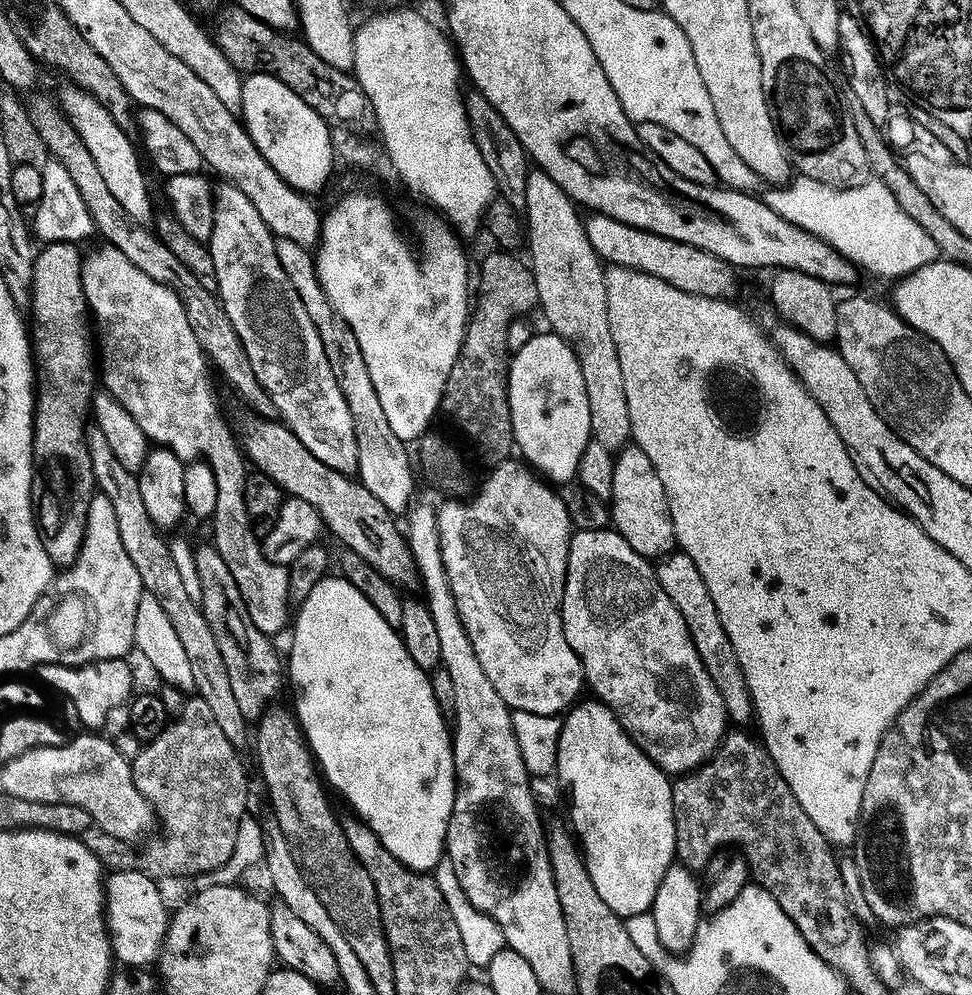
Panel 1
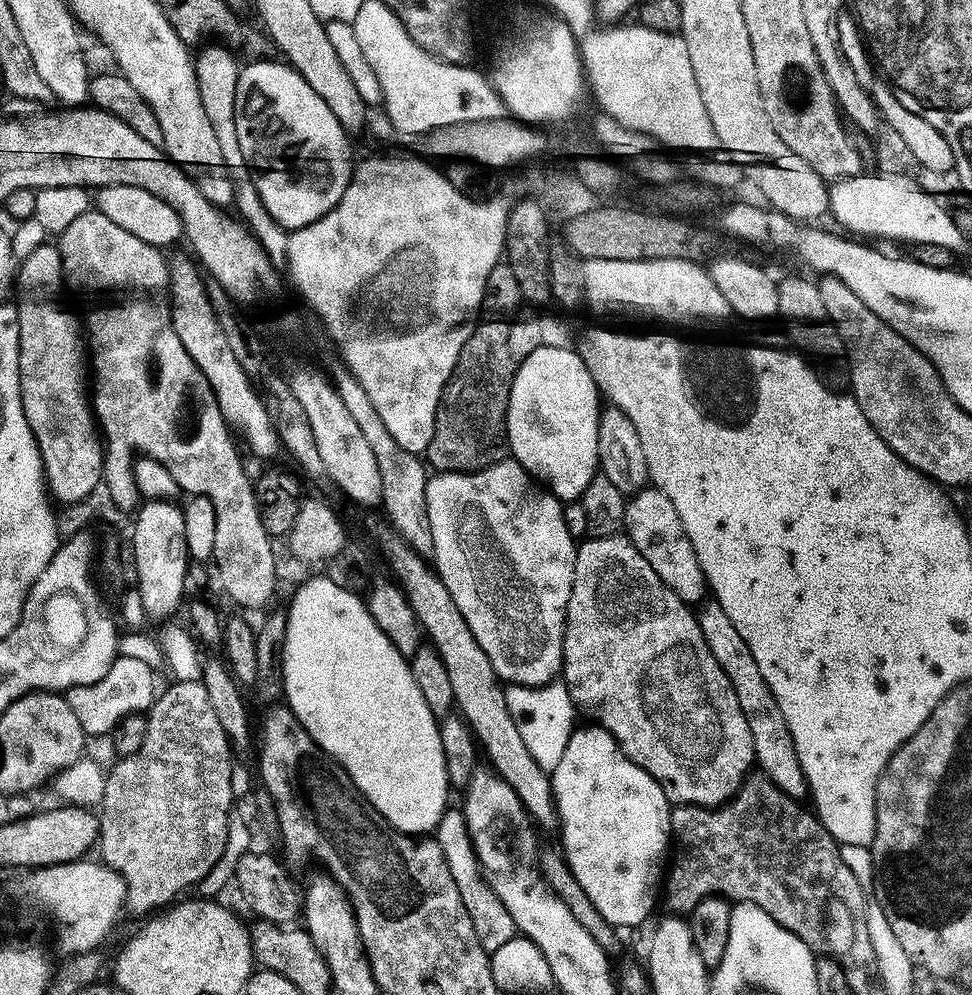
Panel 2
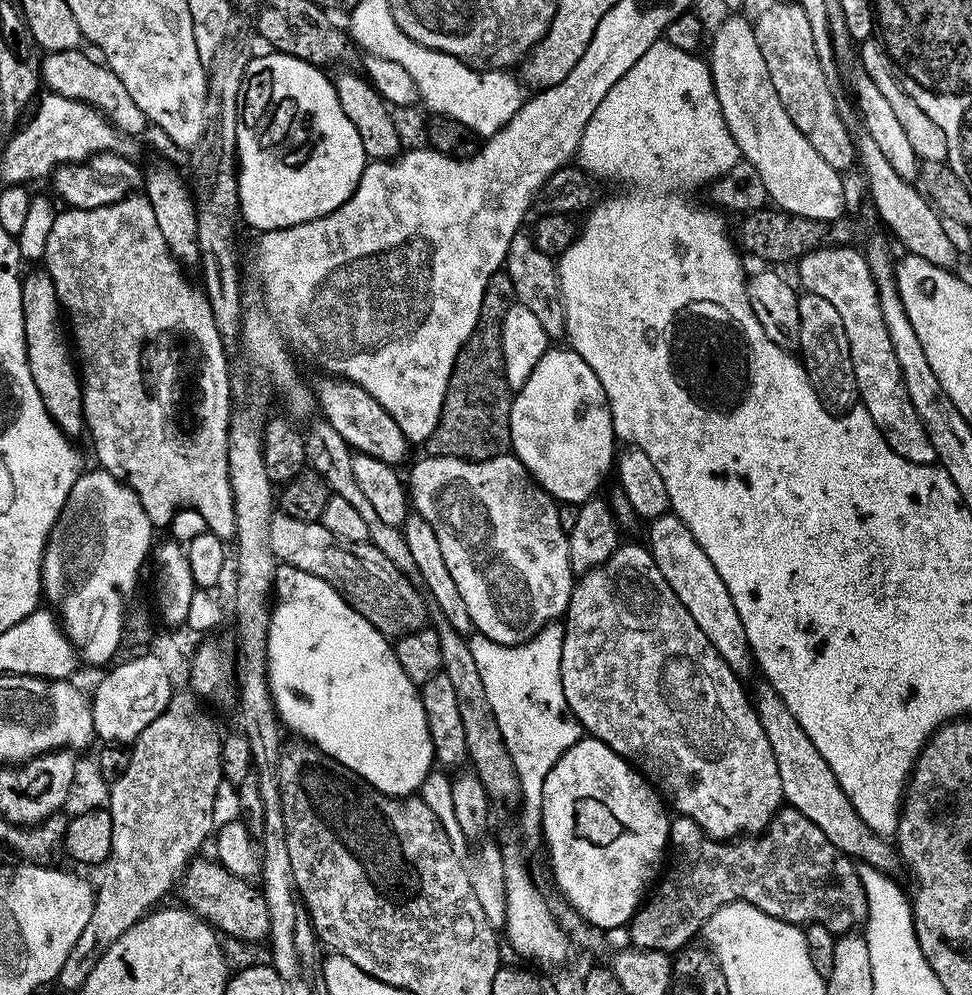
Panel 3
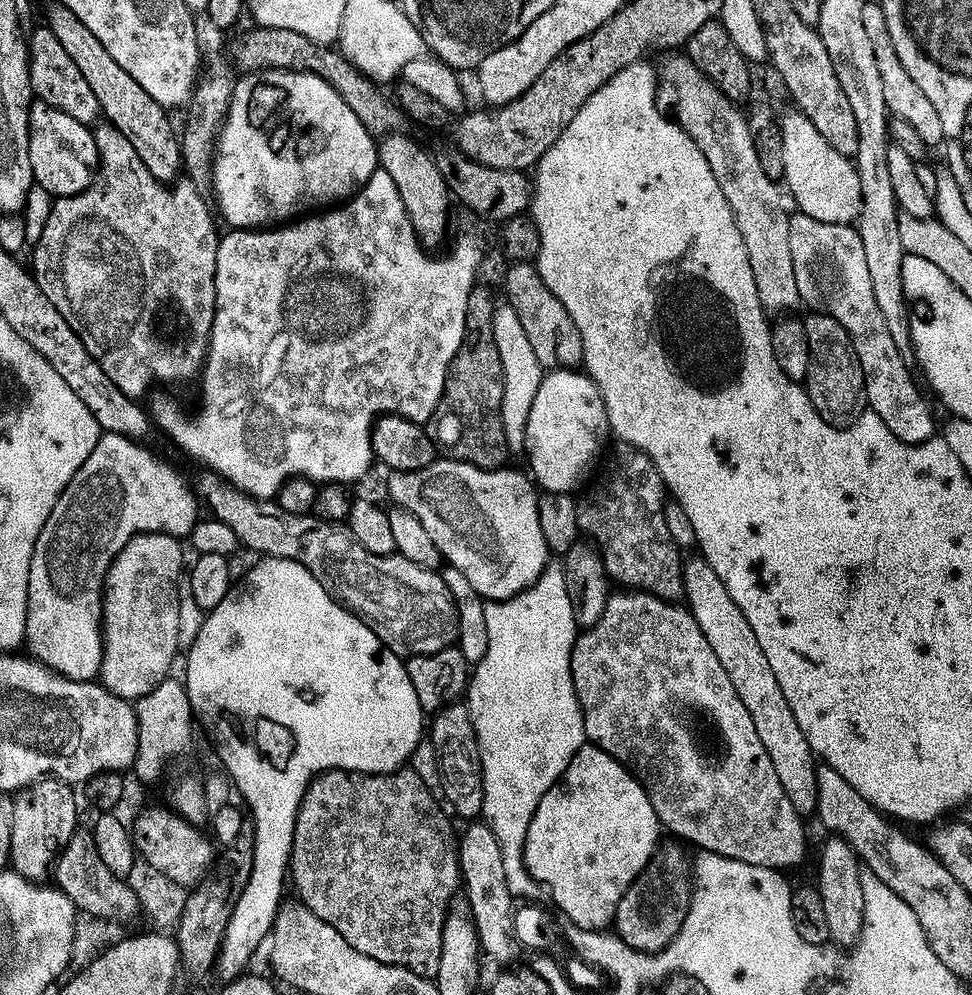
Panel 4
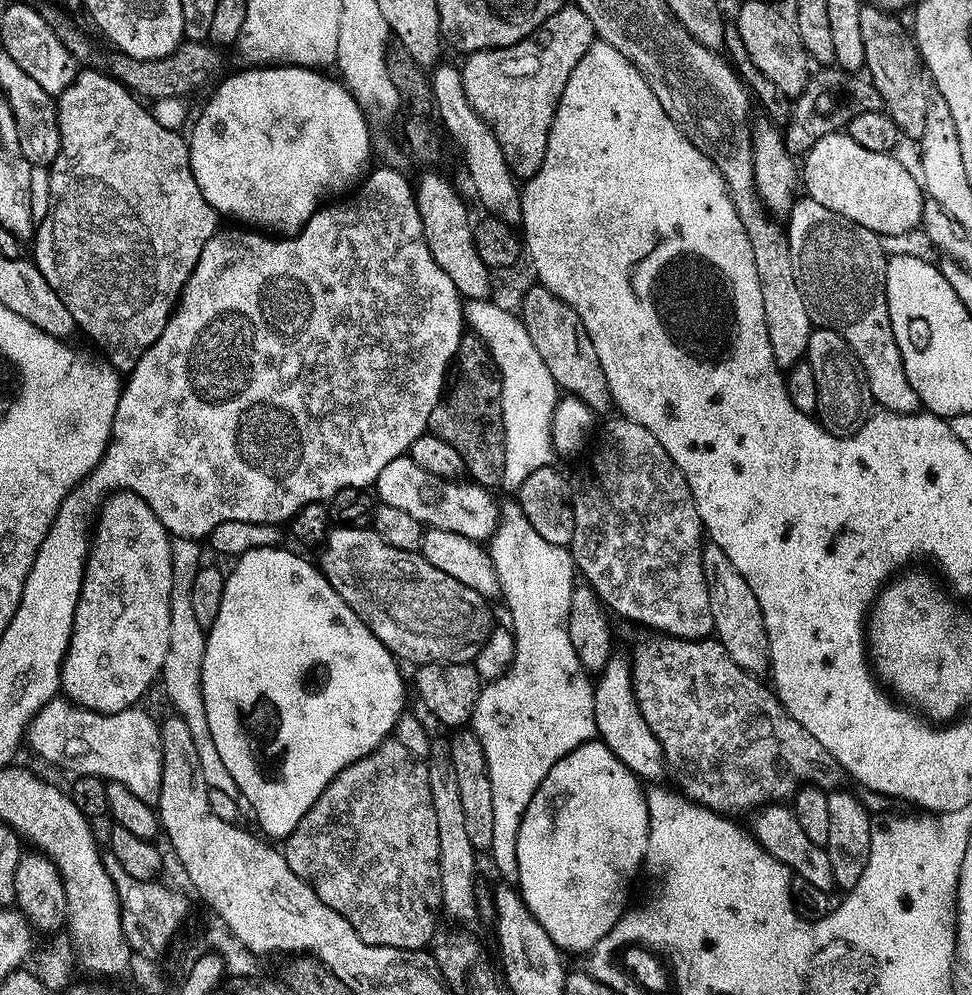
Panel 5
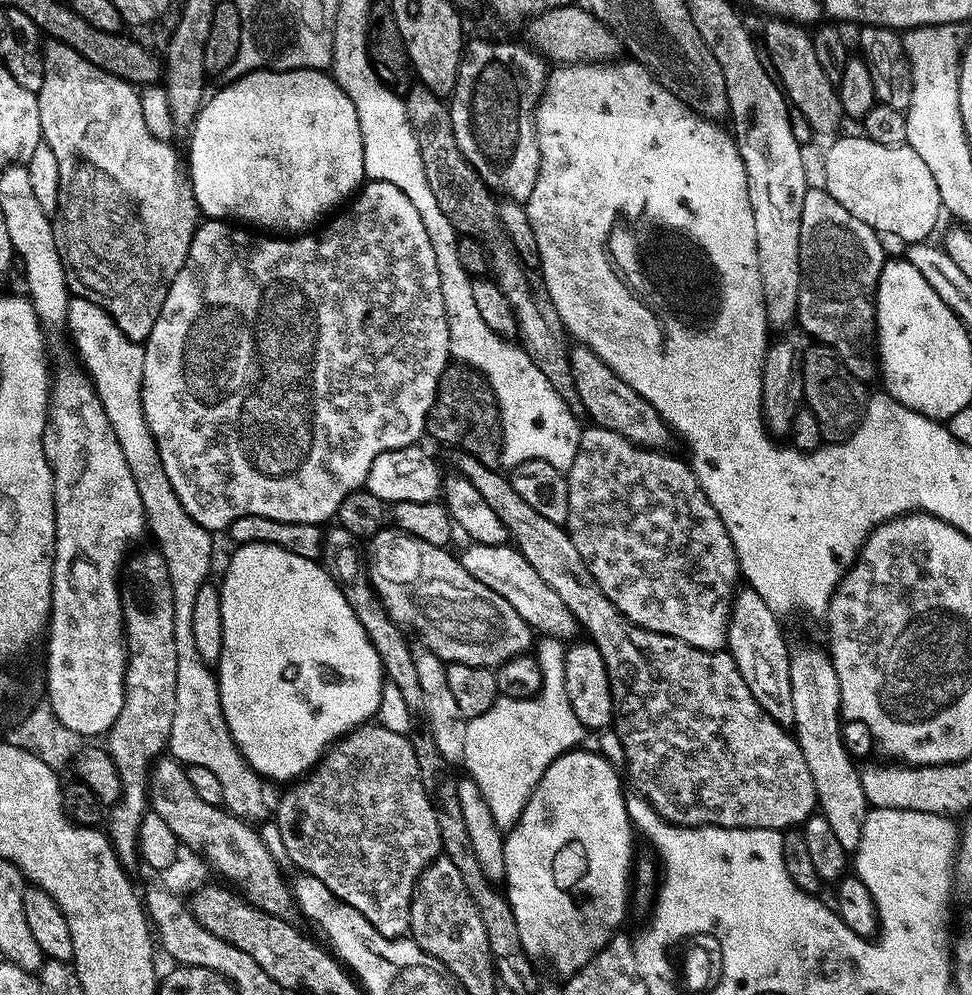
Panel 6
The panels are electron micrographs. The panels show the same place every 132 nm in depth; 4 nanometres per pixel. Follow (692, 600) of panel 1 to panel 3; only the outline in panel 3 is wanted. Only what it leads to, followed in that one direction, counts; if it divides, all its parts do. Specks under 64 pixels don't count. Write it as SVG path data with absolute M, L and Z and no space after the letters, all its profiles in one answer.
M760 682L754 692L754 707L762 722L762 730L766 730L766 738L770 740L770 750L774 752L774 762L778 764L778 778L782 780L782 794L787 807L798 810L838 846L844 855L852 857L853 861L863 862L874 867L881 873L891 873L891 868L898 864L898 853L885 837L870 831L858 818L854 806L840 786L835 774L822 754L806 738L806 730L786 710L786 702L782 702L779 694L767 682Z

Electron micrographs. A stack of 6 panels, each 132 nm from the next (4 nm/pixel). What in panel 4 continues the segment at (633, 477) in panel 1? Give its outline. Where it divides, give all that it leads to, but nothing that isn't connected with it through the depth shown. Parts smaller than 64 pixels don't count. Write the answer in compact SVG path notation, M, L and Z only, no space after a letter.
M692 555L683 561L683 603L694 622L698 622L702 634L706 634L706 642L714 646L714 655L718 662L722 662L722 670L726 670L726 678L730 678L730 686L734 686L738 698L742 698L742 706L750 710L754 730L758 730L758 738L762 746L766 746L766 754L770 754L774 774L778 774L778 782L782 782L782 790L786 790L790 806L794 806L800 817L811 817L818 802L818 757L810 742L806 742L806 734L802 734L802 726L798 726L798 718L794 718L794 710L790 710L790 702L786 702L786 694L782 694L782 686L778 686L774 670L770 670L770 661L766 659L754 630L750 630L750 622L746 622L746 614L742 614L742 610L738 610L738 602L730 598L730 590L726 590L722 578L714 574L714 566L710 566L703 556Z

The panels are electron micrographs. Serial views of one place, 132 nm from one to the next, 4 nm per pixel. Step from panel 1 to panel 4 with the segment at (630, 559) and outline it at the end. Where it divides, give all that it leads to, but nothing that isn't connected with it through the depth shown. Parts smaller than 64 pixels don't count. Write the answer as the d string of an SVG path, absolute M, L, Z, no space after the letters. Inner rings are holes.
M616 590L611 593L606 602L606 610L602 610L602 618L594 622L594 626L583 629L577 635L576 644L572 648L570 658L570 670L573 672L574 690L577 692L577 700L581 706L582 727L589 736L591 743L595 747L609 752L619 764L624 765L646 790L650 802L654 806L654 814L660 820L661 829L668 828L673 837L687 842L689 845L697 844L697 849L706 852L717 852L728 858L750 862L754 866L763 868L775 868L785 870L792 868L795 864L800 864L804 860L804 855L808 852L808 840L804 837L805 821L790 806L790 798L786 798L786 790L782 790L782 782L778 782L778 774L774 774L774 765L770 762L770 754L766 754L766 746L762 746L758 738L758 730L754 730L754 718L750 718L750 710L742 706L742 698L730 686L730 678L726 678L726 670L722 670L722 662L718 662L714 655L714 646L706 642L706 634L702 634L698 622L688 612L683 603L663 600L661 596L655 596L649 592L639 590ZM680 704L692 704L696 708L701 708L704 712L712 715L712 720L716 723L716 728L720 731L720 736L724 739L724 753L720 760L707 760L702 749L696 745L696 736L688 729L688 724L679 716Z

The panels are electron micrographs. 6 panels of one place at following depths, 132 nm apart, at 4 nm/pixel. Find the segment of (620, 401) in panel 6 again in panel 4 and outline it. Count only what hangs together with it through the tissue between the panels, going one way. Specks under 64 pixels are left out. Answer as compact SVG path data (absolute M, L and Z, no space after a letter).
M513 263L504 276L502 290L508 295L507 307L512 308L522 321L526 338L530 346L534 346L541 369L576 370L583 365L582 334L578 334L578 326L574 326L574 318L570 318L570 310L566 310L550 286L542 282L535 263Z

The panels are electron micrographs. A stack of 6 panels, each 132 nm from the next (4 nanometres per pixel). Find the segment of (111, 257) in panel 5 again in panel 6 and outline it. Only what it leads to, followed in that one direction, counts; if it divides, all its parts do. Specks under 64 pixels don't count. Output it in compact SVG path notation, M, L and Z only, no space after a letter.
M49 39L47 43L43 45L44 50L44 77L42 78L42 86L40 91L36 93L36 101L38 102L38 118L40 119L40 134L43 143L50 146L50 150L54 154L54 158L58 162L58 198L56 203L58 205L54 213L54 227L56 234L56 246L58 249L59 259L62 261L63 267L66 269L67 275L70 277L71 283L74 285L76 283L77 293L83 294L87 299L91 300L92 303L99 306L99 308L105 308L108 311L108 315L112 317L112 321L121 328L126 334L126 338L137 342L143 342L147 340L150 330L154 326L154 322L158 322L158 314L162 310L162 302L166 302L168 297L168 291L170 286L174 282L174 278L178 274L178 270L182 270L182 266L186 262L188 257L188 251L190 250L190 242L192 241L192 235L195 234L198 225L202 220L202 213L200 208L196 205L196 200L192 196L192 189L190 187L189 181L186 179L185 169L182 167L182 156L175 152L171 147L173 146L169 141L163 140L162 138L156 138L154 134L150 132L148 126L146 126L146 121L142 114L142 102L140 101L141 93L138 91L137 85L128 84L122 78L118 78L114 74L110 74L106 70L102 70L98 66L94 66L94 62L88 62L86 58L82 58L82 54L78 54L78 50L72 49L69 44L63 44L57 40Z

